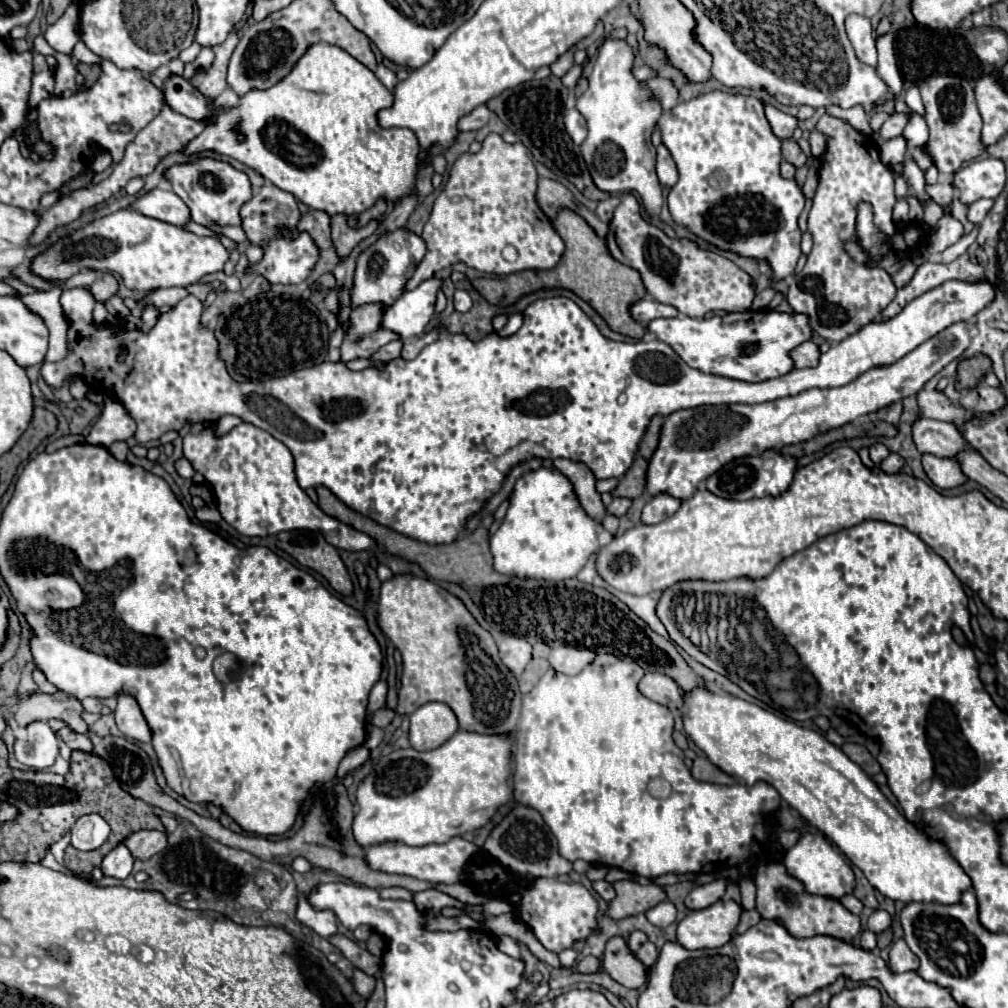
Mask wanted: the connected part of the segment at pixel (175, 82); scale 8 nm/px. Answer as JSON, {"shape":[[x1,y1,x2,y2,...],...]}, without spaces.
{"shape":[[169,75,163,81,163,99,173,111,191,119,203,119,211,107,211,101,181,75]]}

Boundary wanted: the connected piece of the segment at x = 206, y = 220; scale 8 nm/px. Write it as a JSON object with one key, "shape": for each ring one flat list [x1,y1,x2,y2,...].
{"shape":[[201,157,189,163,171,165,165,173,165,179,171,183,173,193,177,193,183,203,191,209,191,221,199,225,239,225,239,209,251,197,251,183,249,177,231,167,225,161]]}

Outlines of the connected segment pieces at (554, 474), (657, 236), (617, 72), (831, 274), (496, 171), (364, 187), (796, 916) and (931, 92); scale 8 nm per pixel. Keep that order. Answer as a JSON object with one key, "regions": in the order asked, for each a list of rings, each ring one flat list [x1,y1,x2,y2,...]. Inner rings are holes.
{"regions":[[[555,467,527,471,515,481,507,515,489,541,493,569,517,579,571,579,583,569,591,553,599,549,601,531,603,525,583,511,571,481,563,473]],[[627,193,613,213,613,227,605,237,609,253,641,273,645,291,659,303,673,305,679,313,689,317,703,317,709,311,747,311,755,297,751,277,729,259,699,249,687,239,669,239,661,229,641,219,639,201]],[[605,39,605,43,599,49,599,57,595,61,593,73,589,77,587,91,577,99,577,111,587,121,587,139,581,143,581,155,587,163,587,169,593,177,593,183,607,193,637,193,641,203,645,205,647,215,659,215,663,205,663,193,661,185,655,175,655,149,651,145,651,133,661,117,661,103,659,99,653,99,653,93,641,85,639,79,633,75,633,57,635,51,625,39]],[[823,115,817,129,829,137,829,147,821,157,819,185,809,211,809,231,813,235,813,249,801,273,789,281,787,301,793,313,805,313,809,327,829,343,839,343,853,335,861,325,873,321,893,299,895,285,885,269,867,269,849,259,843,249,843,241,855,241,857,203,869,201,875,211,875,223,885,235,897,231,891,211,897,201,893,189,893,171,879,159,877,143,849,127,845,121]],[[489,133,479,153,463,153,455,161,445,189,435,199,421,235,427,245,427,253,403,291,415,289,421,281,431,279,435,271,459,261,489,275,555,267,565,245,551,227,551,221,539,209,535,189,537,171,525,145,509,145,497,133],[507,245,513,245,519,253,513,263,501,257,501,249]],[[315,43,309,45,309,49,297,59,297,65,293,65,277,85,263,91,253,89,241,95,233,107,217,117,215,123,207,125,201,135,189,141,185,151,191,155,213,149,235,157,279,189,293,193,311,209,329,215,357,215,373,207,381,197,387,201,399,201,415,187,419,141,409,129,383,129,377,123,377,113,385,105,393,105,393,93,375,77,373,71,337,45],[237,135,243,135,243,139,239,141]],[[765,861,757,869,757,905,755,909,765,919,775,919,785,925,785,929,793,937,815,937,815,935,829,935,841,941,851,943,851,939,859,933,859,915,847,911,837,899,809,895,801,881,791,877,781,861]],[[929,77,925,83,921,83,921,97,923,97,923,103,925,103,925,121,929,125,929,141,927,141,927,151,929,155,933,157,939,173,955,173,963,161,969,161,977,155,981,155,985,151,985,145,981,143,981,115,979,115,979,109,977,109,977,103,975,103,975,95,973,95,973,87,969,85,967,79,961,79,961,77]]]}

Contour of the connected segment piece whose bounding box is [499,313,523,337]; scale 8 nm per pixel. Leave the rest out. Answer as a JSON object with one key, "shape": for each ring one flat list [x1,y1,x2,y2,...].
{"shape":[[513,313,513,315,509,315,507,325,499,331,499,335,501,335,501,337,509,337,509,335,517,333,517,329,521,327,521,323,523,323,523,313]]}

